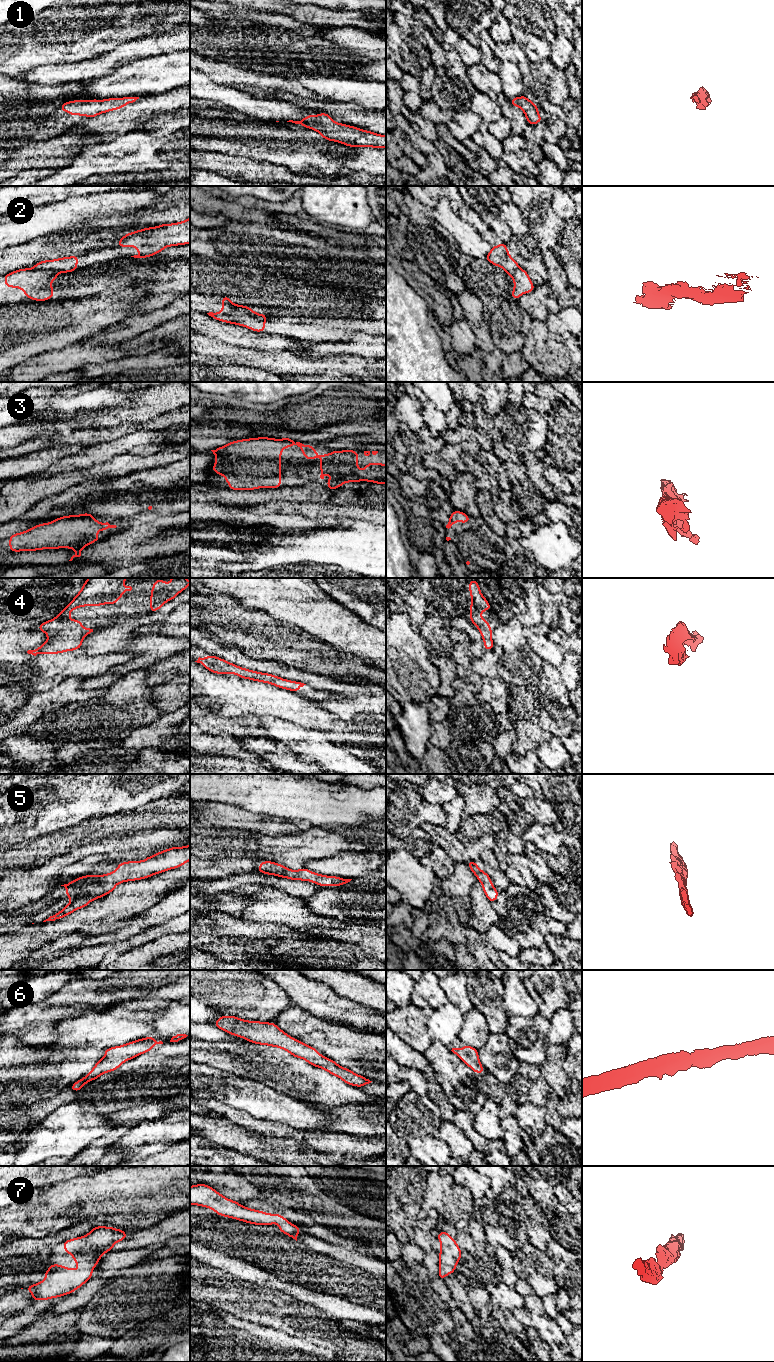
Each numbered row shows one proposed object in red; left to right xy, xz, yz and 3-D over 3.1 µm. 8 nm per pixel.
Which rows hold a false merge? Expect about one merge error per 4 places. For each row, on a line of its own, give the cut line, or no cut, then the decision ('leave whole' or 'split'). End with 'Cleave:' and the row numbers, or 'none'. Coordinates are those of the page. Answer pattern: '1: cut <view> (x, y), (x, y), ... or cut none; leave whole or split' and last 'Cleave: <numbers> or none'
1: cut none; leave whole
2: cut xz (224, 312), (252, 314), (264, 319); split
3: cut none; leave whole
4: cut none; leave whole
5: cut none; leave whole
6: cut none; leave whole
7: cut none; leave whole
Cleave: 2

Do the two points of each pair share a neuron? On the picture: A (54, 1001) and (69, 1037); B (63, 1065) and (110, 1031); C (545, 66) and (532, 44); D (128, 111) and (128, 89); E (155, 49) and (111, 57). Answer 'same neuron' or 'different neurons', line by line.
A: different neurons
B: different neurons
C: different neurons
D: different neurons
E: same neuron

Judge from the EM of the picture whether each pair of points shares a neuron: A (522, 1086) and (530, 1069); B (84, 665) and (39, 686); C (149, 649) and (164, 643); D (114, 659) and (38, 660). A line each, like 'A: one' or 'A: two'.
A: one
B: one
C: one
D: one

